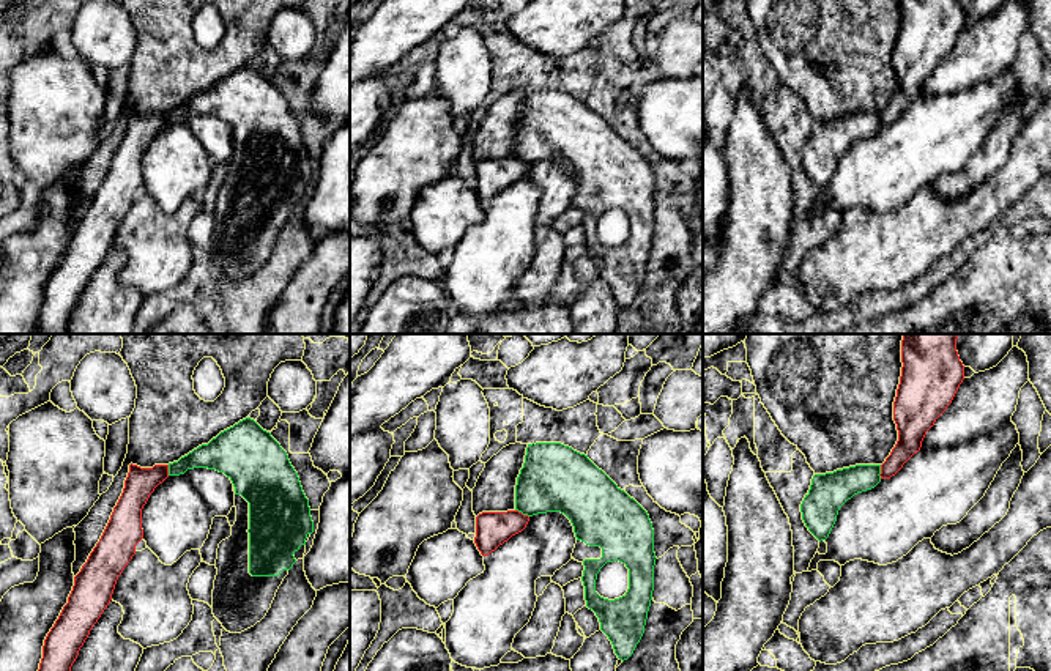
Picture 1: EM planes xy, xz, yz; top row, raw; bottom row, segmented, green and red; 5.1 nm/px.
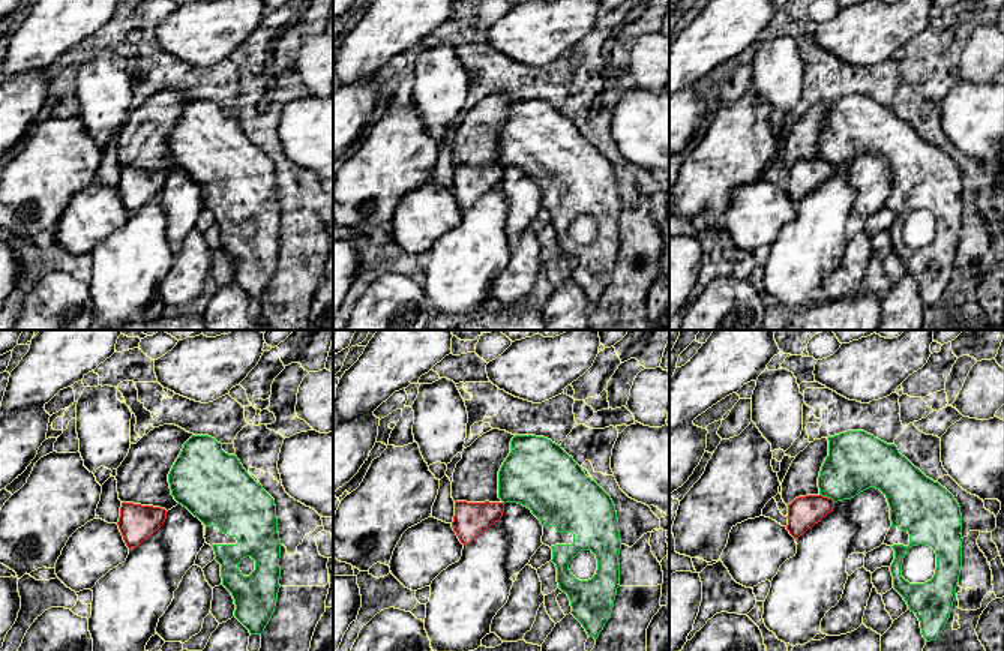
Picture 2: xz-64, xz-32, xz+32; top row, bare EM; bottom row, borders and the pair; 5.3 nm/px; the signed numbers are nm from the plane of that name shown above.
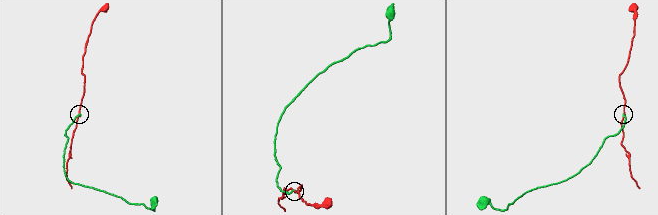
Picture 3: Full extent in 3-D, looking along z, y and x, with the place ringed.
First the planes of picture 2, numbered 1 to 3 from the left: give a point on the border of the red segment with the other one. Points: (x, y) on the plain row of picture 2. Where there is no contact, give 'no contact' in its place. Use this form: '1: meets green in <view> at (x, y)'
1: no contact
2: no contact
3: meets green in xz+32 at (827, 161)

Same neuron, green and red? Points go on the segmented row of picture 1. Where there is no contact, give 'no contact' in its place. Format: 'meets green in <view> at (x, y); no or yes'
meets green in xz at (522, 512); no

